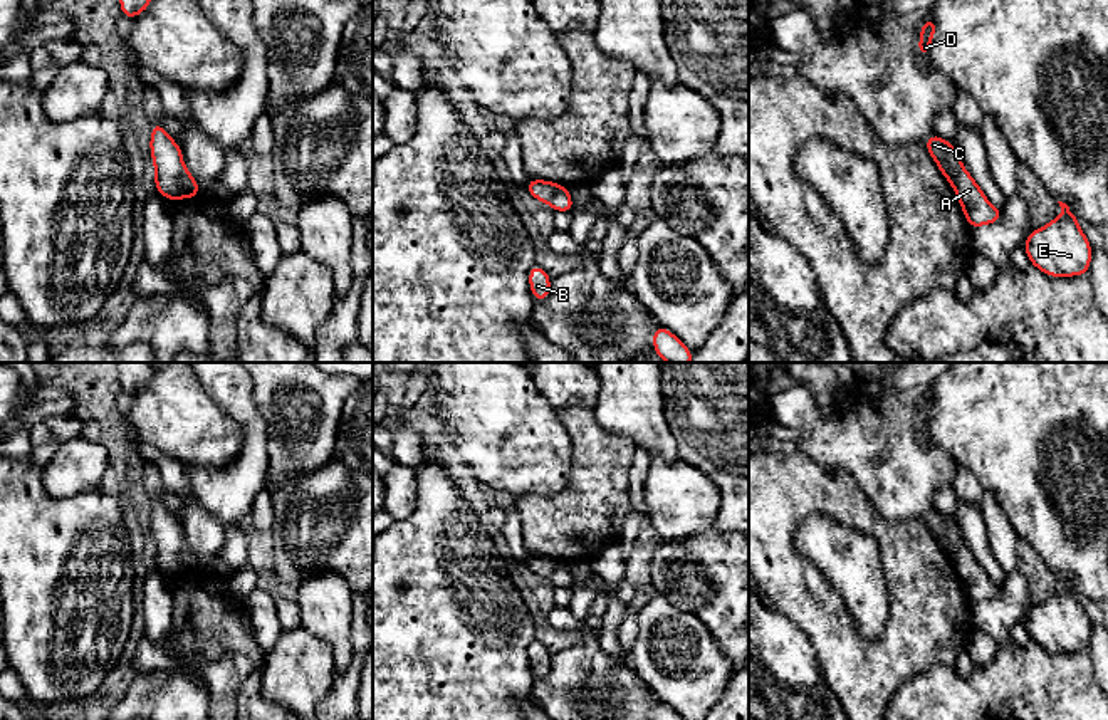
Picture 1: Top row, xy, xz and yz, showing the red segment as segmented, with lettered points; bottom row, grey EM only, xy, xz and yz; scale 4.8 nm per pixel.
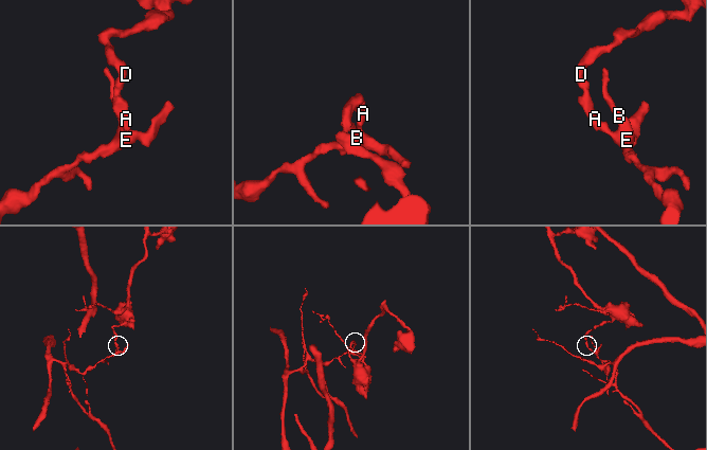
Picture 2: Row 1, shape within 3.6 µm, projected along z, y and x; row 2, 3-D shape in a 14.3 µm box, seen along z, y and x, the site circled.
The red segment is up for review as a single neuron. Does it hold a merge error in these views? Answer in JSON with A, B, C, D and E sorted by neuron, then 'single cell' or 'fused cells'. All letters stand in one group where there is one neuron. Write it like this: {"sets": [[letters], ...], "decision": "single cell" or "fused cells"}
{"sets": [["A", "B", "E"], ["C", "D"]], "decision": "fused cells"}

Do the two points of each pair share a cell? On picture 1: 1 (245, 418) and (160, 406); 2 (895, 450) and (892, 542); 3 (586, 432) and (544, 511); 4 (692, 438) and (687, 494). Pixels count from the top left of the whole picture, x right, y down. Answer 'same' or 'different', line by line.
1: different
2: different
3: same
4: different

